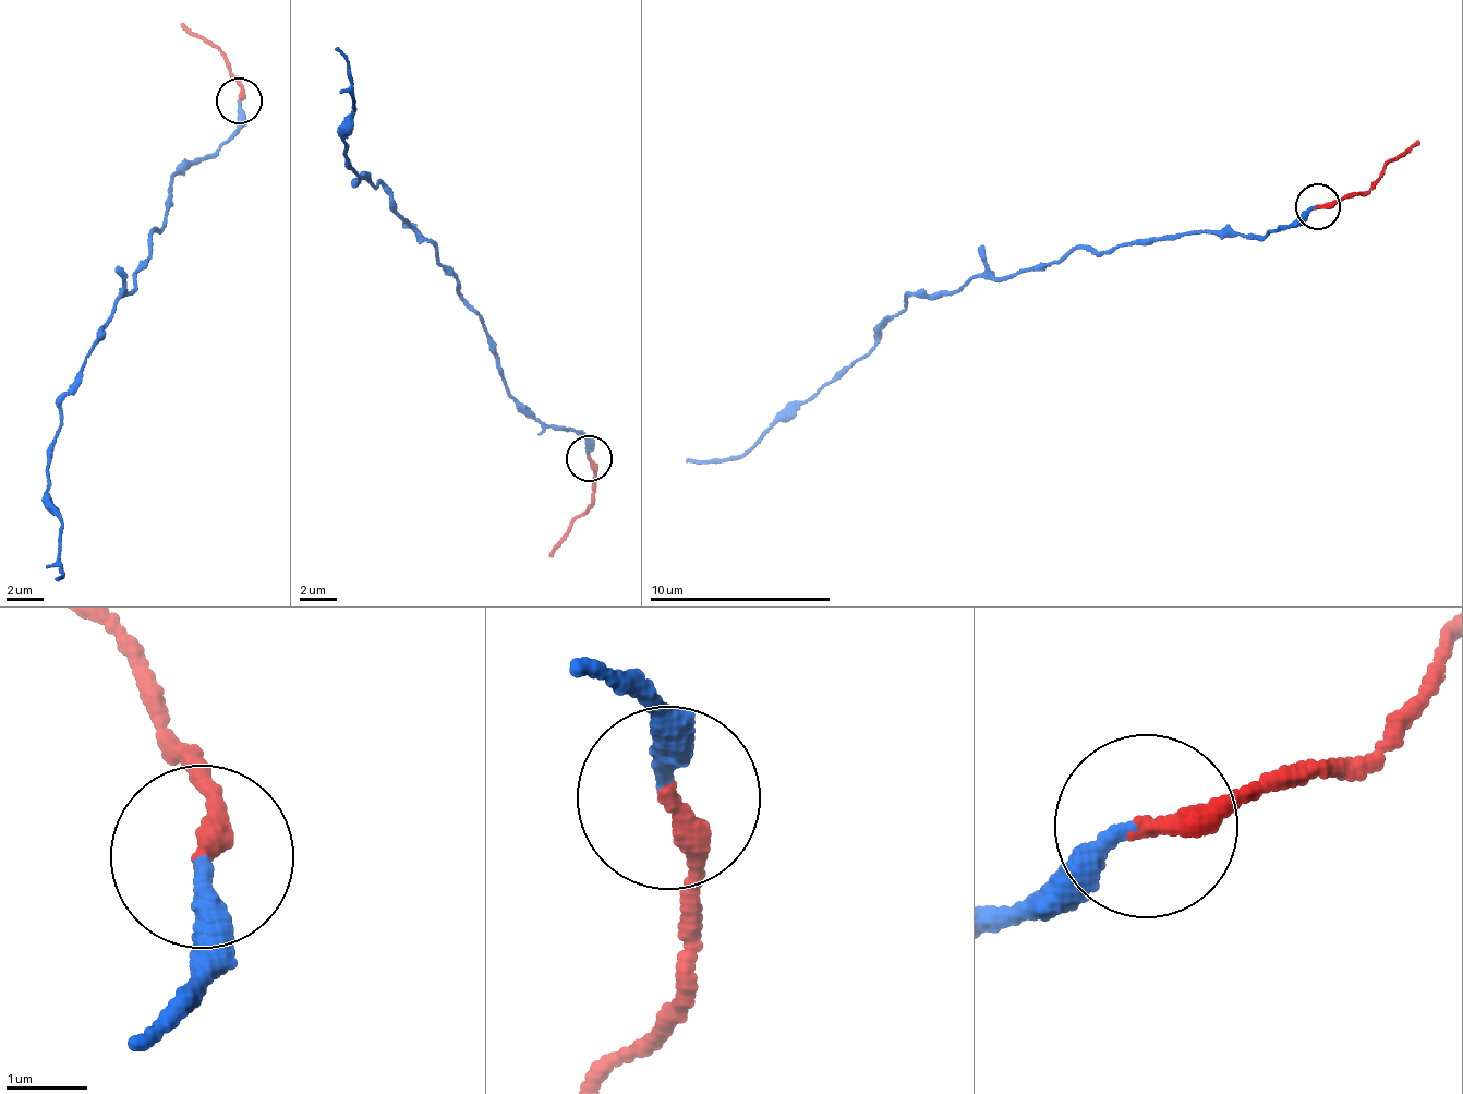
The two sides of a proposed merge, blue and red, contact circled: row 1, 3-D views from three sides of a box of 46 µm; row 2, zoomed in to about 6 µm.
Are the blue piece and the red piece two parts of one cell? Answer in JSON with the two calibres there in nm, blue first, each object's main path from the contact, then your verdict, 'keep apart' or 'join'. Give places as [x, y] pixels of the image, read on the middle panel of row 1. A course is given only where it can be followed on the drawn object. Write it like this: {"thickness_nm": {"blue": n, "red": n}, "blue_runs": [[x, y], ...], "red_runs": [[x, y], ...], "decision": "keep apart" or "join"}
{"thickness_nm": {"blue": 200, "red": 280}, "blue_runs": [[590, 457], [508, 389], [435, 248], [383, 185], [360, 184], [336, 48]], "red_runs": [[590, 457], [591, 502], [585, 515], [548, 555]], "decision": "join"}

